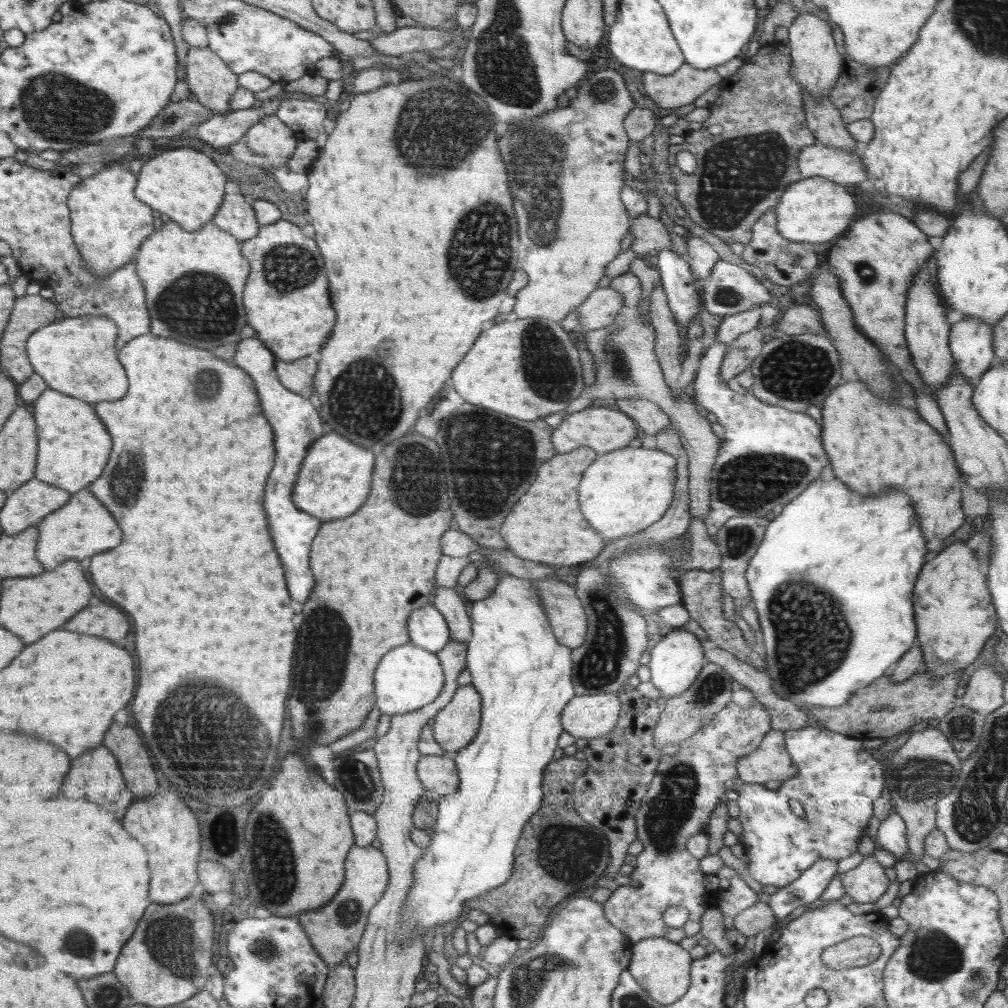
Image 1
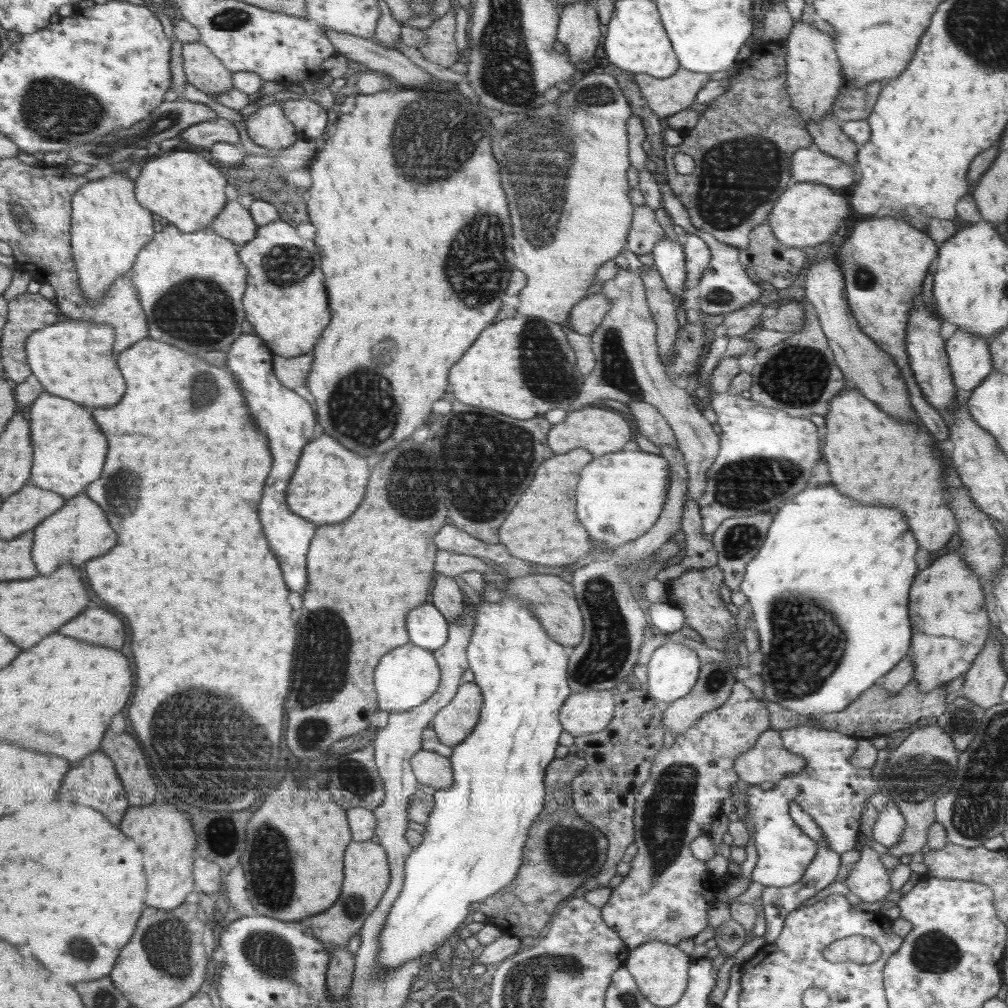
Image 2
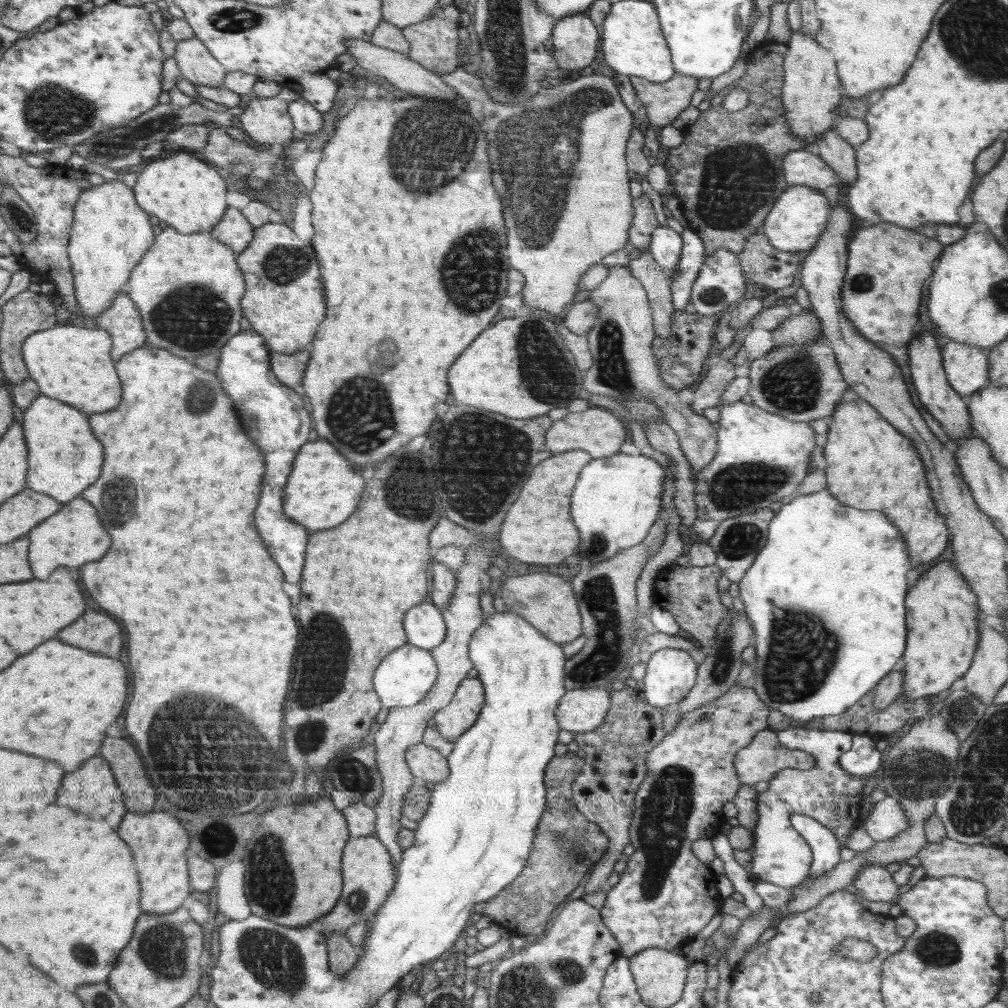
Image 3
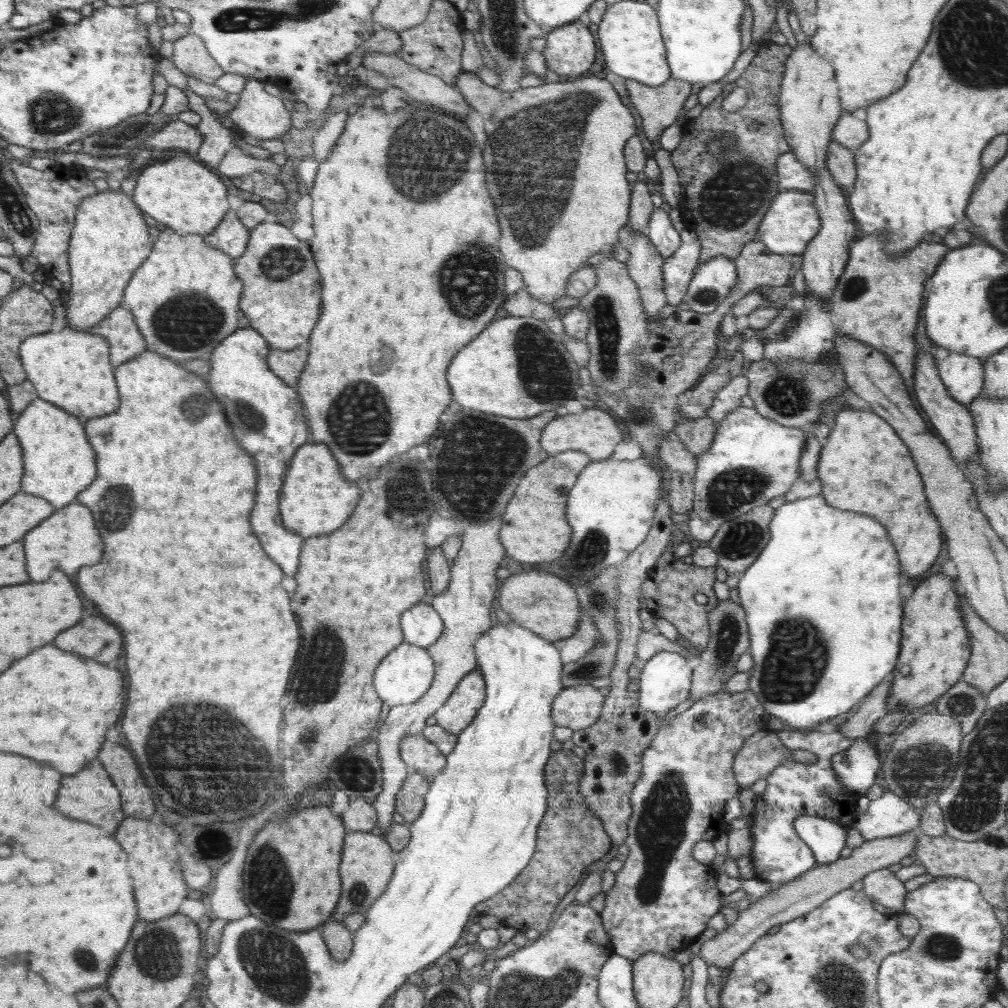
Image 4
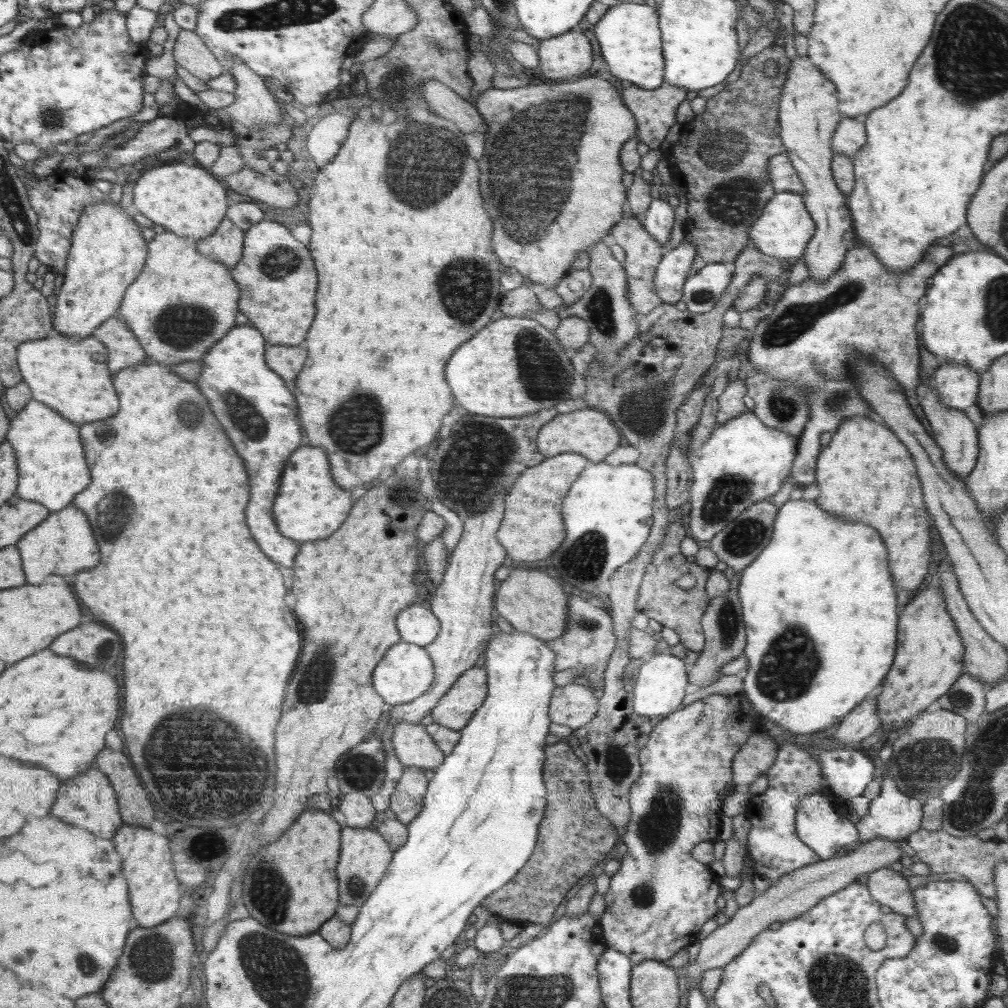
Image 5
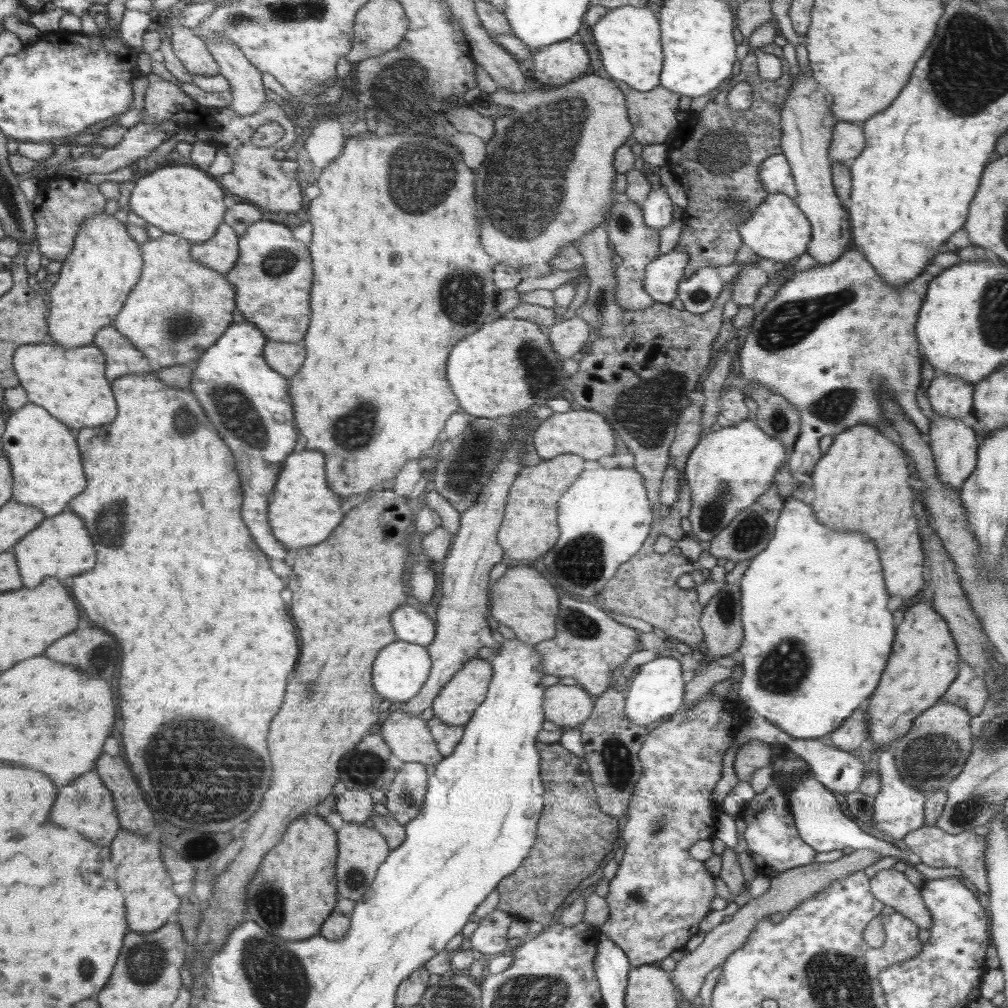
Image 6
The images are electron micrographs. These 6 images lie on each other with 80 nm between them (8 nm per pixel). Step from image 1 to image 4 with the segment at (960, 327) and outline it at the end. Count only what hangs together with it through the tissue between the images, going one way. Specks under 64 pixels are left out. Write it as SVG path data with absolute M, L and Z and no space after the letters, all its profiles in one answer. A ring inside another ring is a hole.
M950 351L937 370L948 394L968 406L984 388L983 362L976 357Z

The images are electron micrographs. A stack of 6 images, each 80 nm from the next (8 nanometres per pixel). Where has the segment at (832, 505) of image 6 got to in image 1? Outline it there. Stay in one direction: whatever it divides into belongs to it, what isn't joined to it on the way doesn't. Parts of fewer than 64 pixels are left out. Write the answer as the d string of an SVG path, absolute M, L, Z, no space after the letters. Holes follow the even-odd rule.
M856 380L833 388L824 399L821 412L821 441L825 453L830 458L829 463L834 466L834 476L848 484L848 488L862 492L864 496L872 496L878 490L894 486L908 494L921 518L919 525L927 542L934 538L945 539L964 524L966 516L962 513L962 482L965 482L965 474L957 467L949 444L942 441L942 435L920 414L916 414L916 410L904 408L900 400L878 400L865 382Z

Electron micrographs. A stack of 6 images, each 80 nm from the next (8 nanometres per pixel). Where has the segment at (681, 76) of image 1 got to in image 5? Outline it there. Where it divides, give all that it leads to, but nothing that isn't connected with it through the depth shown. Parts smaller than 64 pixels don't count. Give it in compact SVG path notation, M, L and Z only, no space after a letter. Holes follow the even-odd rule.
M621 81L621 86L620 93L623 103L630 110L637 124L636 136L638 140L647 144L651 150L659 148L661 142L670 132L669 129L676 124L676 110L686 100L687 91L666 81L655 90L644 90L644 88L638 88L628 81Z

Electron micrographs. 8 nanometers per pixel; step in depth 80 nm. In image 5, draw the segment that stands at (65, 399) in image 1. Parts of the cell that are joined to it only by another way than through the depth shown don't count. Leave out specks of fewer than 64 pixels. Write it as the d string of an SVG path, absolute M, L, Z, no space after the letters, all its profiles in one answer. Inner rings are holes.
M32 399L12 419L8 440L17 454L19 462L19 486L17 494L24 500L33 500L46 505L50 512L60 512L63 508L71 506L74 497L86 490L90 484L90 470L80 428L76 423L56 412L50 405Z

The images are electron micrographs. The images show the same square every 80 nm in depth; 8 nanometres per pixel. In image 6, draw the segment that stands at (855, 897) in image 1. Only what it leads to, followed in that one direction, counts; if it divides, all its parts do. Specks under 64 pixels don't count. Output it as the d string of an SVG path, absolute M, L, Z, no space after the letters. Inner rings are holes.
M893 867L880 870L869 880L870 892L886 906L892 906L896 913L903 914L919 928L931 927L931 912L926 908L921 891L906 875Z

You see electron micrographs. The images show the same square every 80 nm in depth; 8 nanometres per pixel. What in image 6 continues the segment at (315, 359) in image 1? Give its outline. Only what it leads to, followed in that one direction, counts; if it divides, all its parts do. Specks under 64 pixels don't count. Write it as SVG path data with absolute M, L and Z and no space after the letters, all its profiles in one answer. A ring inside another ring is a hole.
M269 339L267 346L264 347L264 356L275 372L290 378L300 370L306 358L306 350L302 342L276 342Z

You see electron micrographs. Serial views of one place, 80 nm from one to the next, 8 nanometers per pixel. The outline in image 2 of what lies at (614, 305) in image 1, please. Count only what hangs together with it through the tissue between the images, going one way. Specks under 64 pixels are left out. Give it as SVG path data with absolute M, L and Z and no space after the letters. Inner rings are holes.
M602 293L587 294L570 311L566 328L574 330L578 334L590 336L600 326L610 307L611 302L606 295Z

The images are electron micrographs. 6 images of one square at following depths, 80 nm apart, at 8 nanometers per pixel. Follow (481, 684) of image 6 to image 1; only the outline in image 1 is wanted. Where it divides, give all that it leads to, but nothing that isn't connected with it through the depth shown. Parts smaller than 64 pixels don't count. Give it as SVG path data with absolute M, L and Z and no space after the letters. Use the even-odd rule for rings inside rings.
M465 685L435 717L435 739L446 755L453 756L473 742L482 723L482 704L478 689Z

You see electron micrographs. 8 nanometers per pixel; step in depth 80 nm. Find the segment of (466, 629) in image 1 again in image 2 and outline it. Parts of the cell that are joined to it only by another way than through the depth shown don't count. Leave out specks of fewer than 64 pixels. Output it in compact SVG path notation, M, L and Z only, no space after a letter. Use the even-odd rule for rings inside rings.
M436 574L436 585L432 589L432 605L443 614L448 622L454 623L462 617L463 596L453 577Z

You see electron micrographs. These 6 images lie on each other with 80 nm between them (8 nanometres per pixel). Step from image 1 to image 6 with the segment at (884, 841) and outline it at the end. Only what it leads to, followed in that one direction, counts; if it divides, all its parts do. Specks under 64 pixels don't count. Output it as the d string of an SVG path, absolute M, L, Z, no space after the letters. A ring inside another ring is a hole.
M882 752L880 760L878 760L878 768L881 789L873 802L873 807L875 808L872 815L873 826L880 831L882 830L882 832L888 832L895 839L902 839L908 832L912 832L926 824L924 811L928 794L922 789L908 786L901 776L898 776L899 772L894 766L894 756L890 752Z

